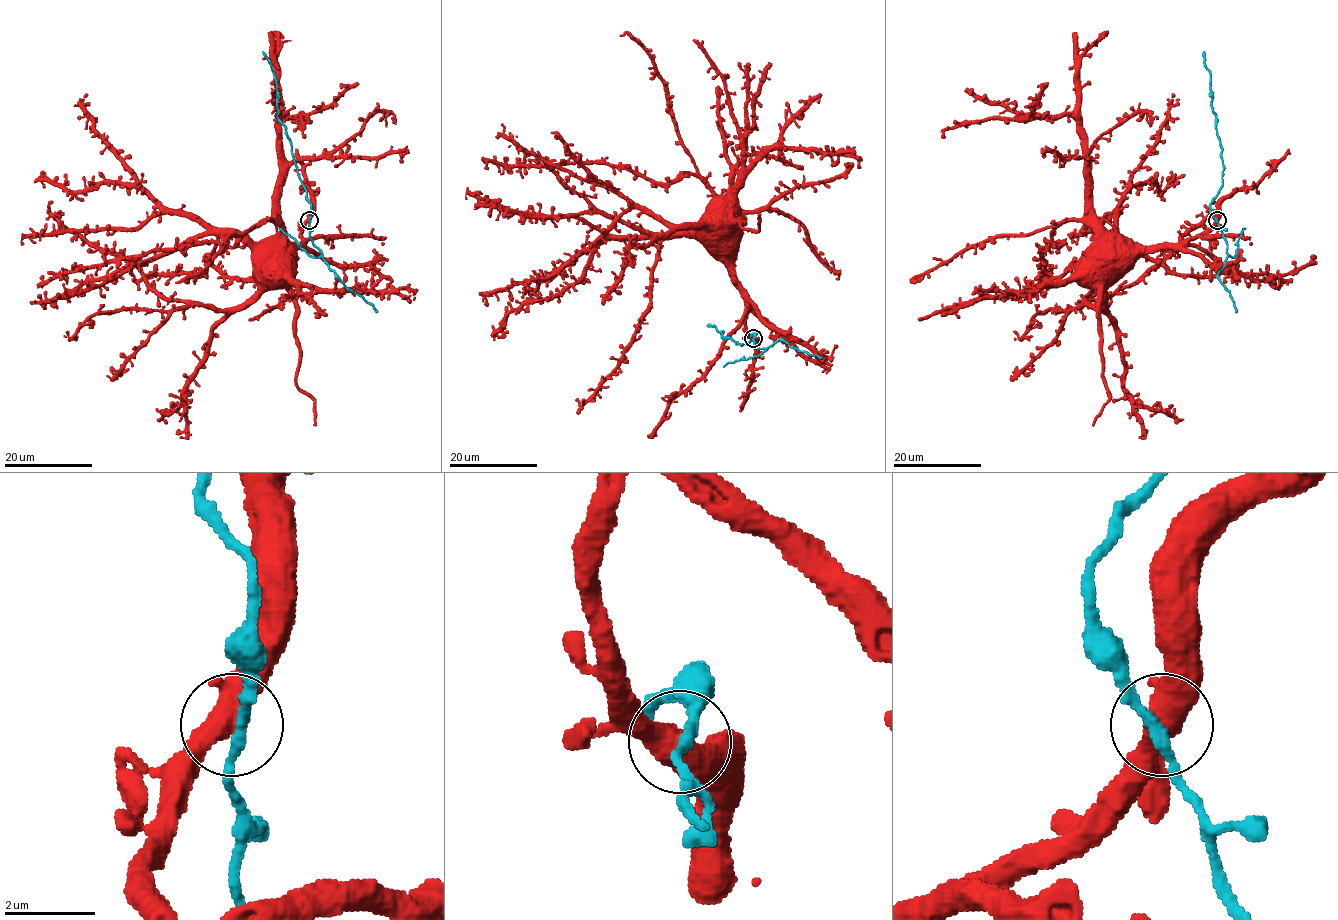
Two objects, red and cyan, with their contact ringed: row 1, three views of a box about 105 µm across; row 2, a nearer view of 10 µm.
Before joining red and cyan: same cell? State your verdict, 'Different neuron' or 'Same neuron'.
Different neuron

